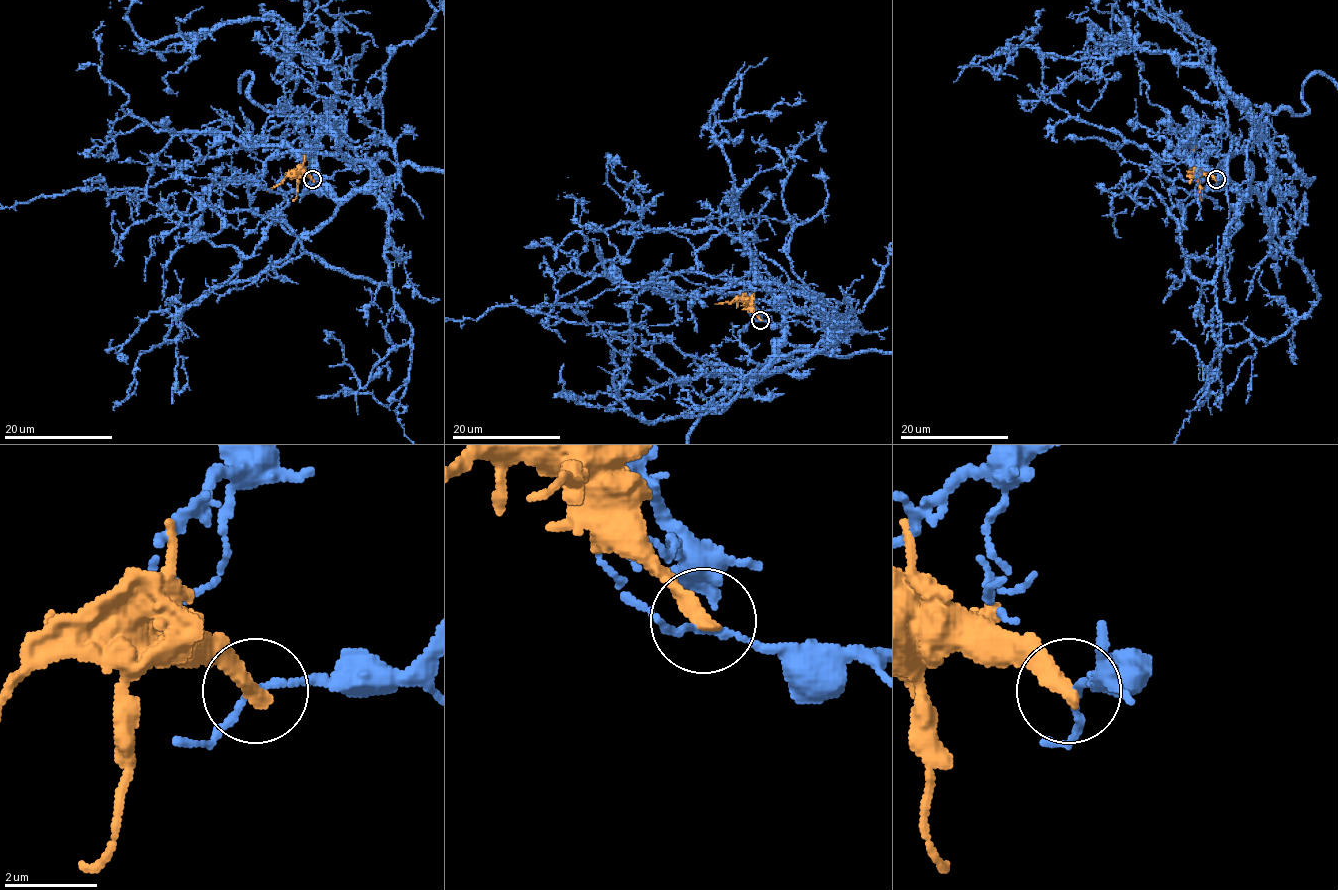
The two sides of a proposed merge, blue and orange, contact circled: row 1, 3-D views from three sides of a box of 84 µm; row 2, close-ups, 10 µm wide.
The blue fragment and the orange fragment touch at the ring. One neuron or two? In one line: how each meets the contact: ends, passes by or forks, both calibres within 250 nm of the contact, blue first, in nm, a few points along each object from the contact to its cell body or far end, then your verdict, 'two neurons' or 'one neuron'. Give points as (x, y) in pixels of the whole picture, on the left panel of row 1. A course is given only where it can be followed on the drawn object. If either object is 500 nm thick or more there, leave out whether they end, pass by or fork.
blue passes by | orange ends | 120/400 nm | orange via (313, 179), (287, 175), (267, 191) | two neurons

